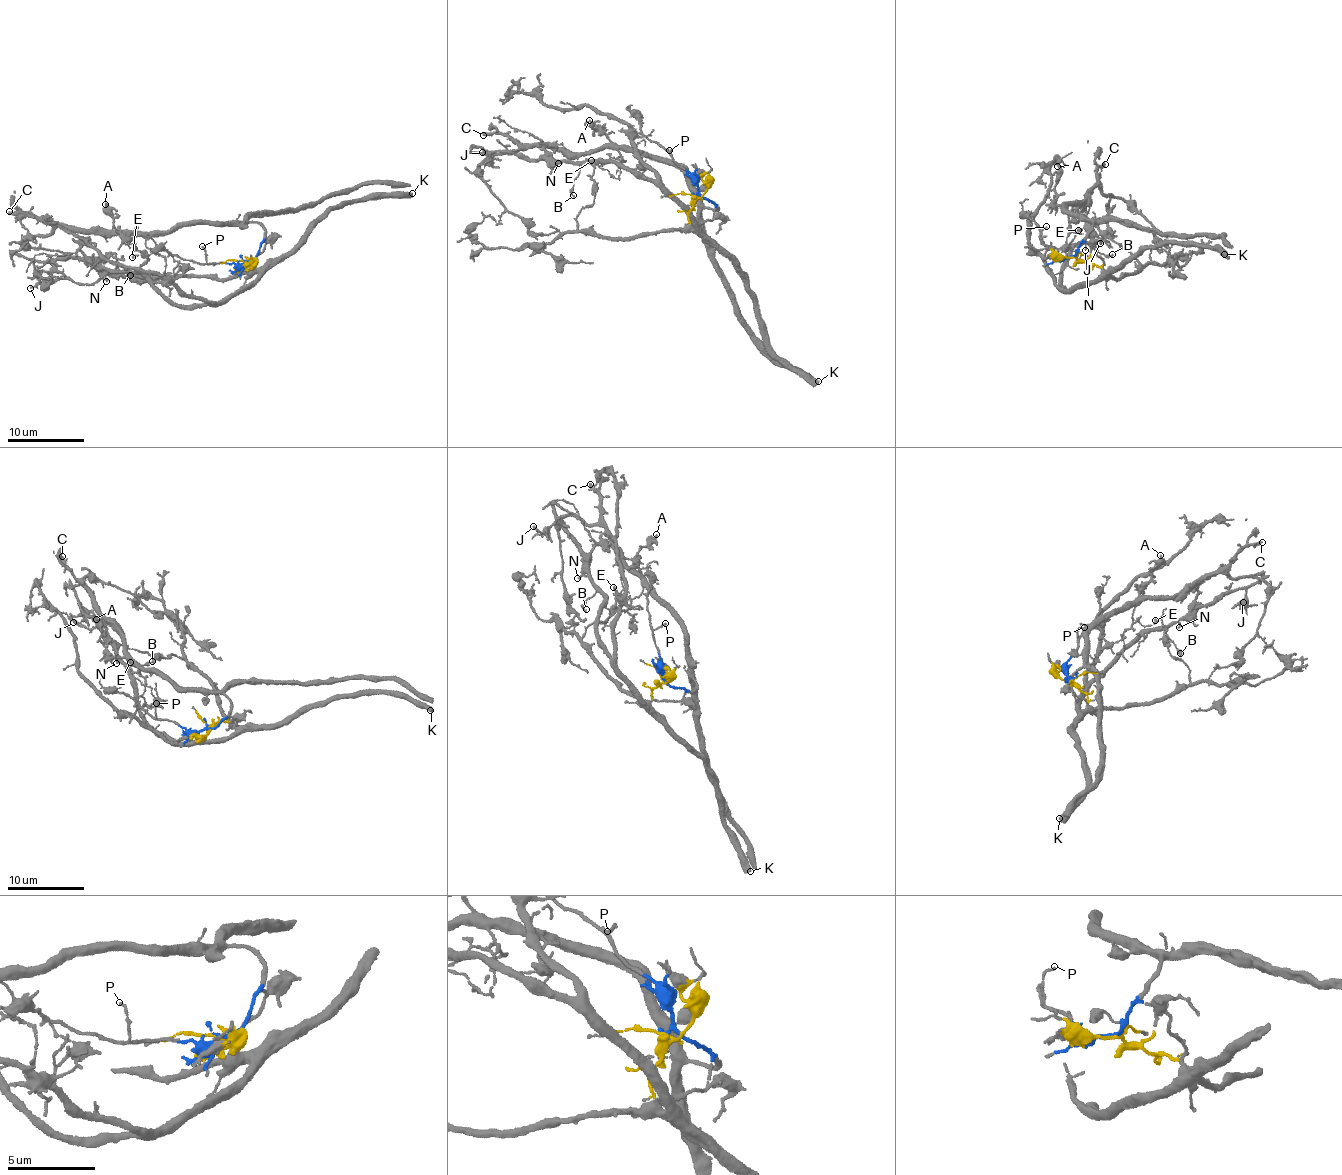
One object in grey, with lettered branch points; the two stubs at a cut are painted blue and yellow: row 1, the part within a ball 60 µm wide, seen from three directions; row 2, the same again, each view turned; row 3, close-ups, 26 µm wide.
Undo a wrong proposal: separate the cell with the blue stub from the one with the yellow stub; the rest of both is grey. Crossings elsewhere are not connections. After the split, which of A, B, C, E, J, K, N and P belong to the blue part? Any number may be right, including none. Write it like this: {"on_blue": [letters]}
{"on_blue": ["A", "C", "E", "P"]}

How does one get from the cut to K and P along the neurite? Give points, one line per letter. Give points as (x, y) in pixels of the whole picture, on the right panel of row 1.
K: (1075, 257), (1098, 264), (1111, 275), (1145, 249), (1156, 249), (1168, 243), (1202, 246), (1224, 254)
P: (1073, 257), (1061, 256), (1054, 248), (1043, 245), (1042, 231), (1047, 227)

